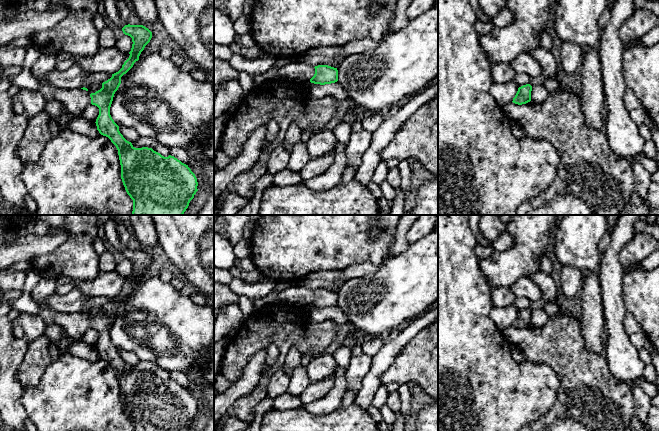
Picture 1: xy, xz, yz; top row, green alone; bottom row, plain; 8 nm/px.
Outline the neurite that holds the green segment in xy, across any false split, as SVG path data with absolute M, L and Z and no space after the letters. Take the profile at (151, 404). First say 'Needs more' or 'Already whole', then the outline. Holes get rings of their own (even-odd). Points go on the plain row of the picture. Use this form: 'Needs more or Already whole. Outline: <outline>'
Needs more. Outline: M128 248L122 252L122 255L125 259L132 262L133 268L129 276L130 280L118 296L112 298L110 303L102 307L100 314L90 318L85 311L81 313L62 313L43 305L40 307L38 315L47 326L51 324L62 326L65 333L74 340L79 340L89 328L99 332L99 339L95 346L97 354L101 359L108 361L118 374L121 403L127 418L133 424L133 431L188 431L198 415L197 402L188 389L182 387L174 380L164 381L152 372L135 372L131 366L123 361L119 355L119 350L110 339L110 331L114 318L121 308L121 301L139 284L141 276L152 262L152 256L143 249Z

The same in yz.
Already whole. Outline: M530 308L523 309L518 312L518 315L513 322L513 327L522 329L531 325L532 310Z

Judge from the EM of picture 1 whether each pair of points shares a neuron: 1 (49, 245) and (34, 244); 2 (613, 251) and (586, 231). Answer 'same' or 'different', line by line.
1: same
2: different

